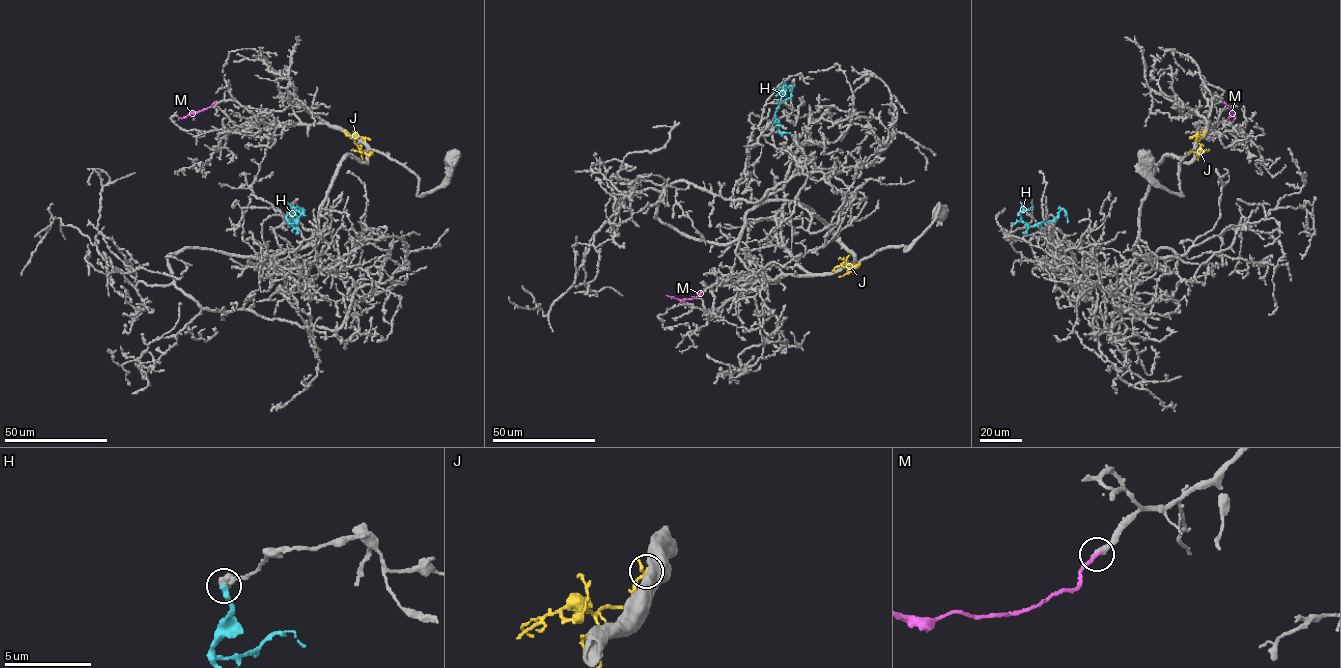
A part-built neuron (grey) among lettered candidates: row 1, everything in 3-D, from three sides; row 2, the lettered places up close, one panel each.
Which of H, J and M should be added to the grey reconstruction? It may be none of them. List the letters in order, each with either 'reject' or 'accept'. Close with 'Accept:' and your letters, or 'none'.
H: reject
J: reject
M: reject
Accept: none

